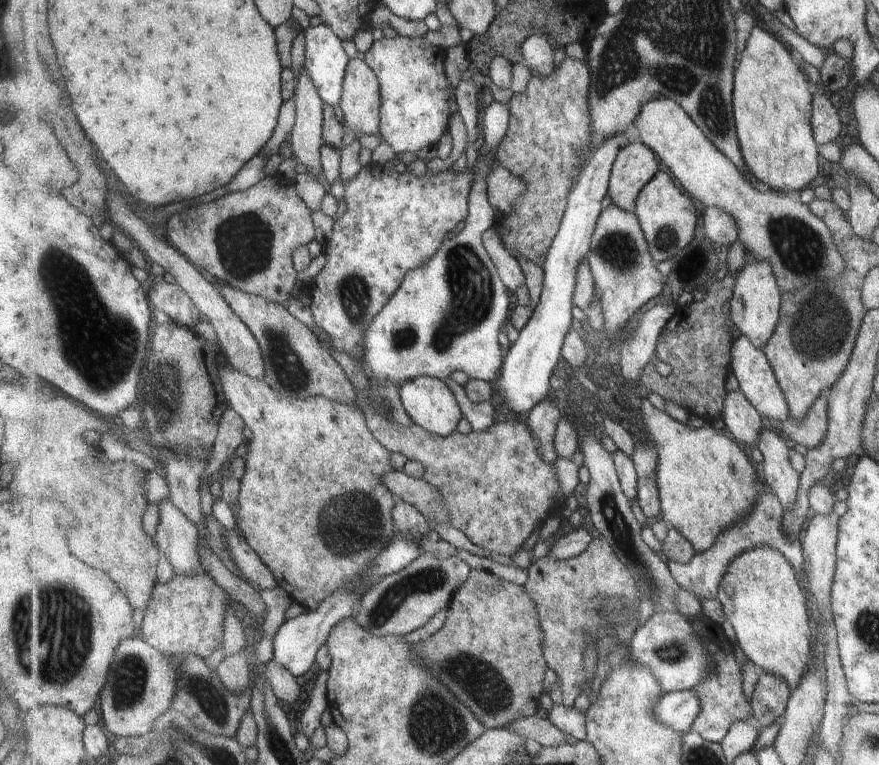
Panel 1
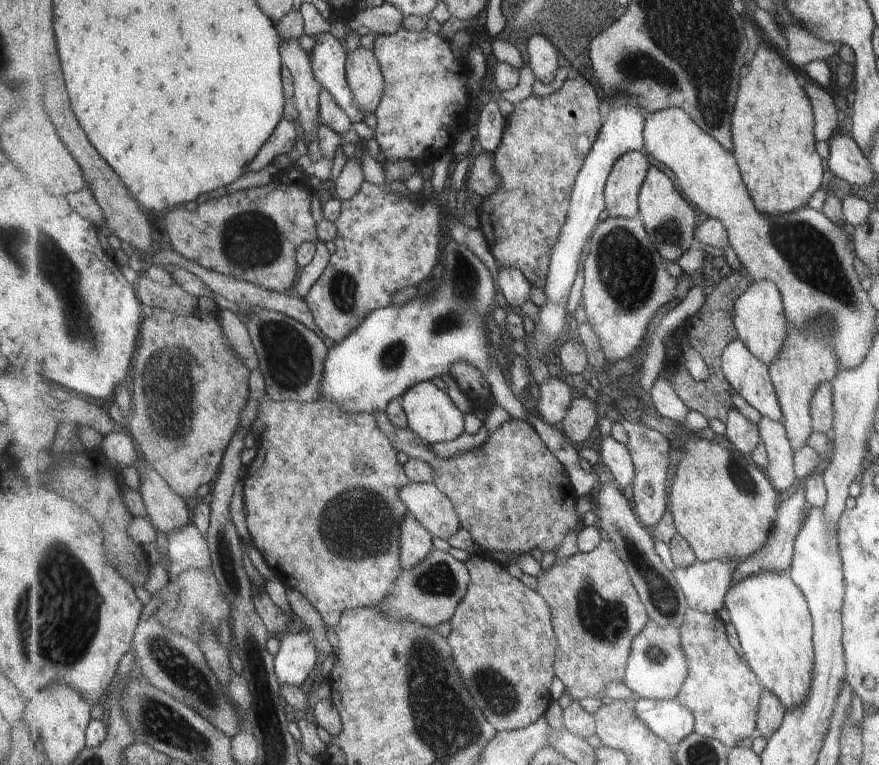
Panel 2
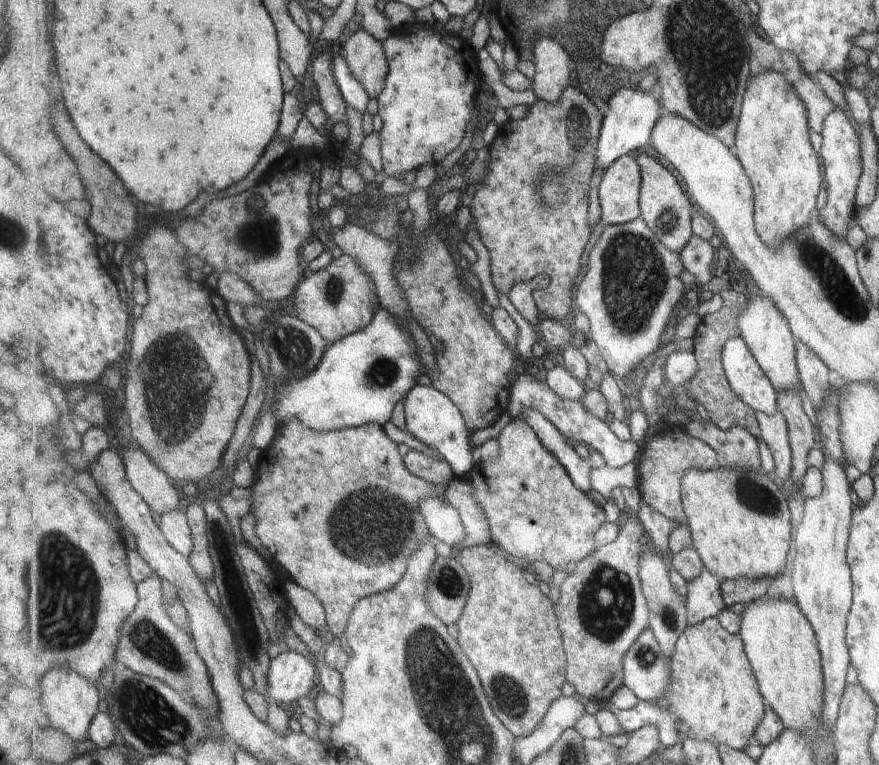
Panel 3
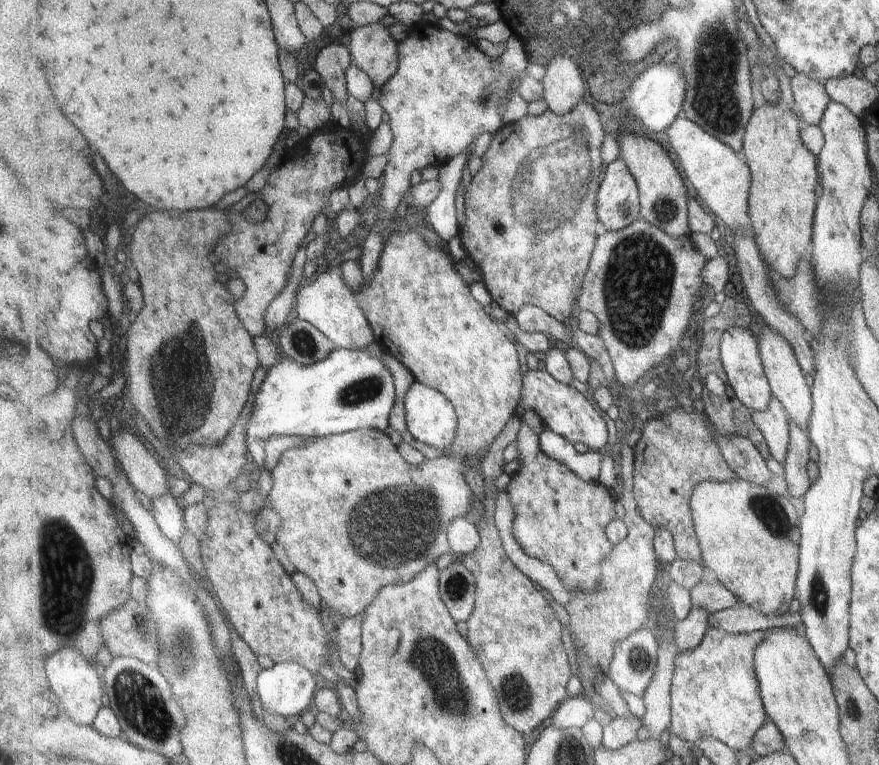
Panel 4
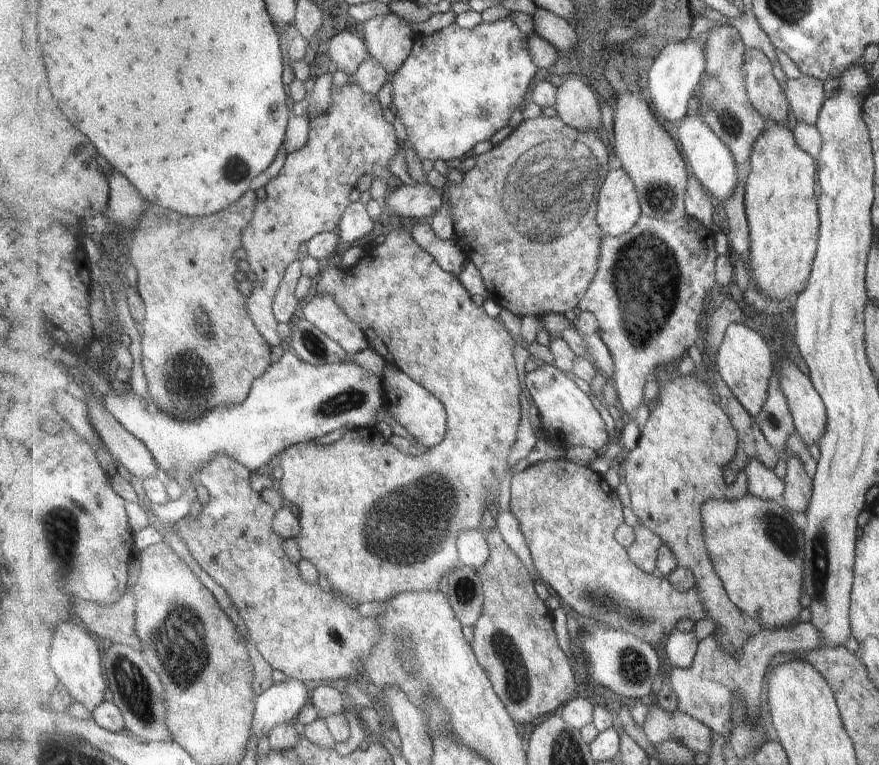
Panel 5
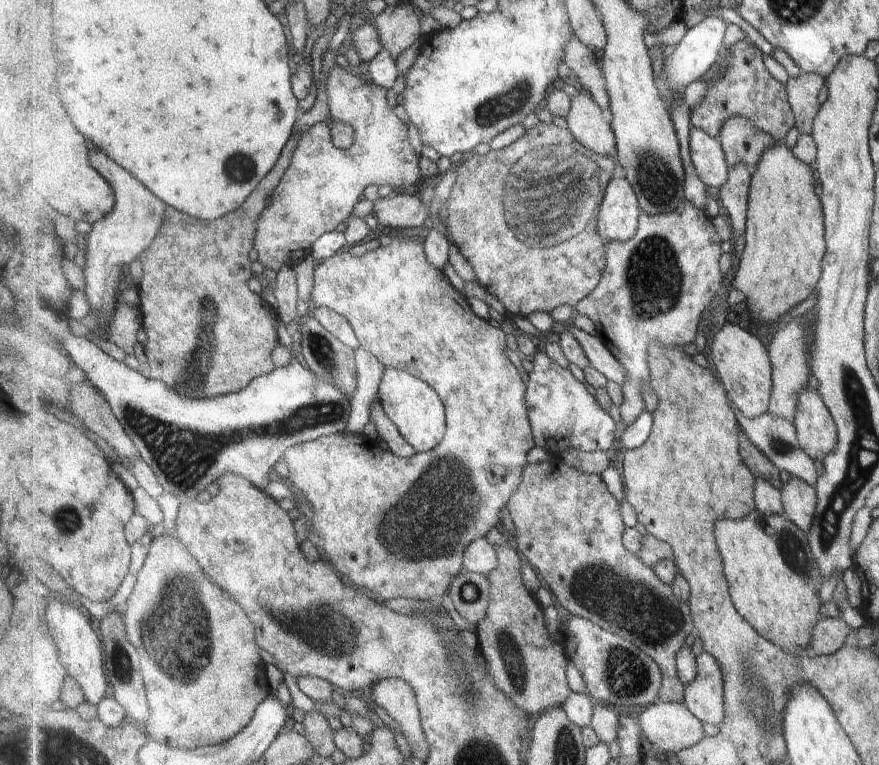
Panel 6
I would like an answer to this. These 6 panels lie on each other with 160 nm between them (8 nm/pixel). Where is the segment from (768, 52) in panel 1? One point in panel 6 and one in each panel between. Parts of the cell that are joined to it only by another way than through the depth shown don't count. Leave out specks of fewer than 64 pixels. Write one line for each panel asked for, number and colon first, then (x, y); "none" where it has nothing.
2: (775, 145)
3: (773, 143)
4: (785, 173)
5: (782, 206)
6: (780, 266)

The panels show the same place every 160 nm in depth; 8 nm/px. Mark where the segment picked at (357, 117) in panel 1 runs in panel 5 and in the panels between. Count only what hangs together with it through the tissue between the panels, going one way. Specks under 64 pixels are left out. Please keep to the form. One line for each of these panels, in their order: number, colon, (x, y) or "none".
2: (363, 69)
3: (367, 58)
4: (372, 47)
5: (390, 40)

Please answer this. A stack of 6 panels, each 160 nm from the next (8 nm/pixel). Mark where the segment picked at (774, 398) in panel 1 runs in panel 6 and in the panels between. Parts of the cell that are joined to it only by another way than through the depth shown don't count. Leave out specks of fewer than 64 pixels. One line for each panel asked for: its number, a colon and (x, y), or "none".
2: (749, 376)
3: (747, 379)
4: (740, 350)
5: (745, 363)
6: (743, 363)

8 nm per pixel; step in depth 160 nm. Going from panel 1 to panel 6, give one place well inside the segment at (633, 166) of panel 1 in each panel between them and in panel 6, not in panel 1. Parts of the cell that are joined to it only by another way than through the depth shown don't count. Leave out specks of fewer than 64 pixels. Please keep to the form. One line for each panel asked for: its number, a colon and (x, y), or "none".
2: (623, 187)
3: (620, 191)
4: (619, 200)
5: (619, 210)
6: (619, 218)

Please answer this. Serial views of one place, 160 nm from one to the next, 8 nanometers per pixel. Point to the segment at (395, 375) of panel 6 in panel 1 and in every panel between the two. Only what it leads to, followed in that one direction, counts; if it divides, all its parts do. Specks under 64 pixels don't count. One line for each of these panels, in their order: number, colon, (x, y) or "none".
1: (431, 402)
2: (430, 412)
3: (431, 417)
4: (430, 416)
5: (418, 410)

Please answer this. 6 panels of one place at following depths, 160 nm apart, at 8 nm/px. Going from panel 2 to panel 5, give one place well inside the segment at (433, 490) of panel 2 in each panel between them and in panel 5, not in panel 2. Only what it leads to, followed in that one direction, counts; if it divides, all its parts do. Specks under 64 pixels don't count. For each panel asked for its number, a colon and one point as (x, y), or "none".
3: (445, 523)
4: (463, 535)
5: (474, 551)

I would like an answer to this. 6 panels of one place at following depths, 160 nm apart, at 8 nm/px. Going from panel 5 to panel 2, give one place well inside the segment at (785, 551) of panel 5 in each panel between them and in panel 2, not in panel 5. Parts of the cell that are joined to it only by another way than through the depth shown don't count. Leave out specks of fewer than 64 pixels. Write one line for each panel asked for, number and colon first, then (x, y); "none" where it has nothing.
2: (723, 505)
3: (740, 521)
4: (750, 535)

